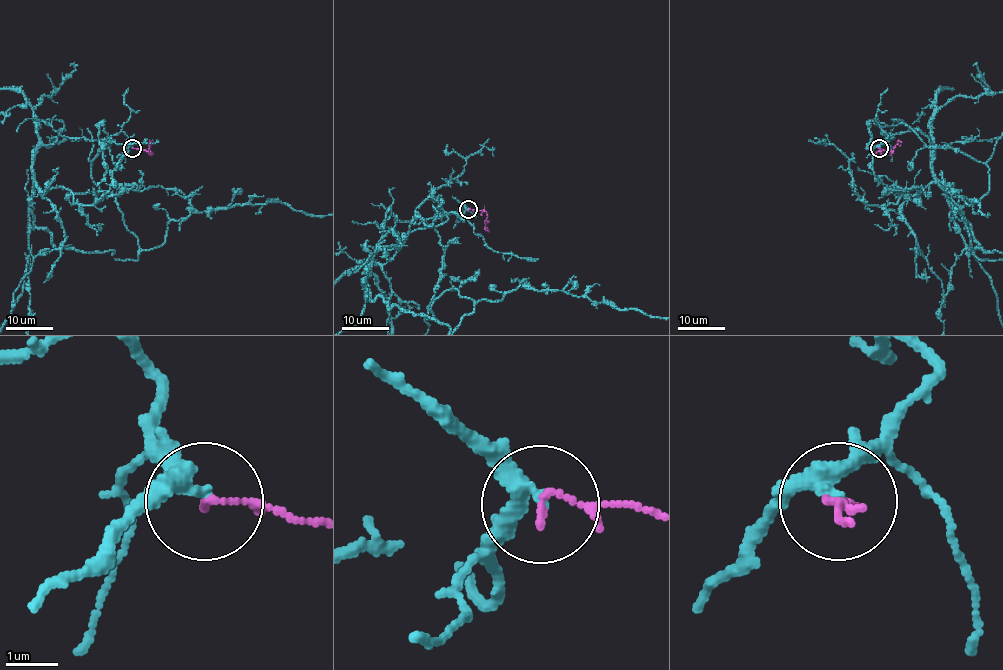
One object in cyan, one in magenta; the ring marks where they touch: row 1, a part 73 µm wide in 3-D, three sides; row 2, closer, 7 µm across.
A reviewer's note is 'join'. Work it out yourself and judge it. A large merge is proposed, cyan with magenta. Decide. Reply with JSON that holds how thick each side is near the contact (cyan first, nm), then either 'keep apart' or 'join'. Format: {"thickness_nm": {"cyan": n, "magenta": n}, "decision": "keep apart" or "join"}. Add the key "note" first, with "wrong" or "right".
{"note": "right", "thickness_nm": {"cyan": 280, "magenta": 130}, "decision": "join"}

